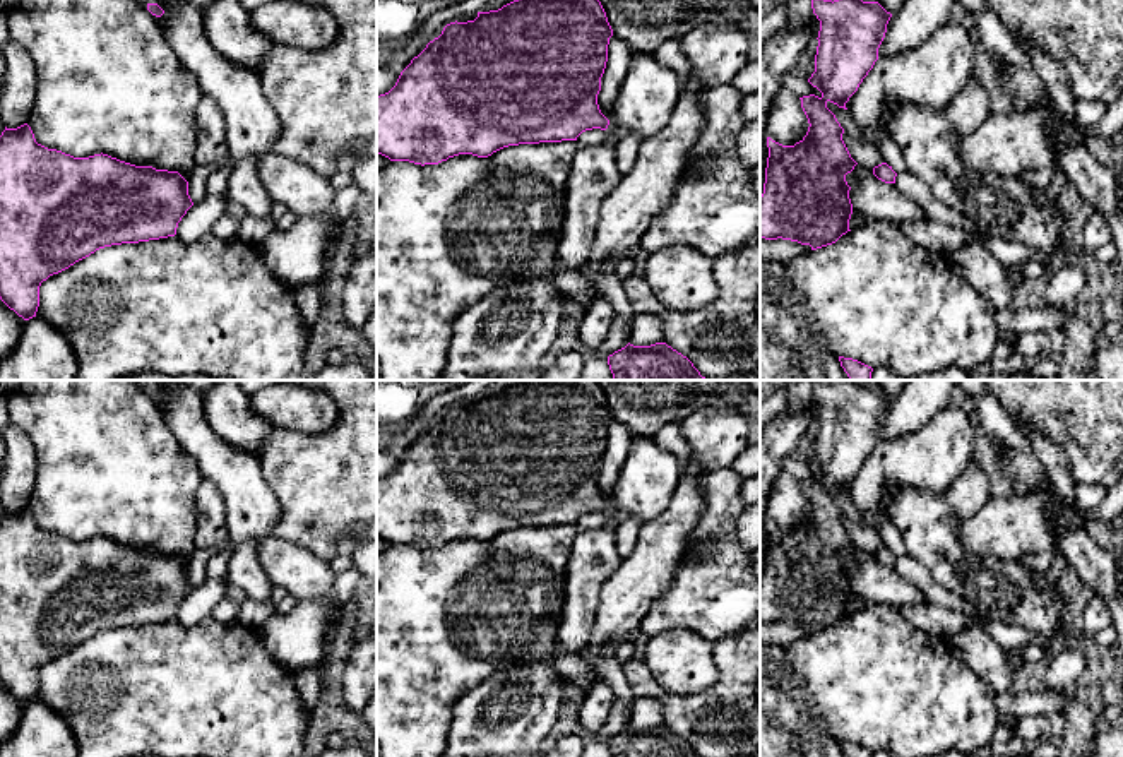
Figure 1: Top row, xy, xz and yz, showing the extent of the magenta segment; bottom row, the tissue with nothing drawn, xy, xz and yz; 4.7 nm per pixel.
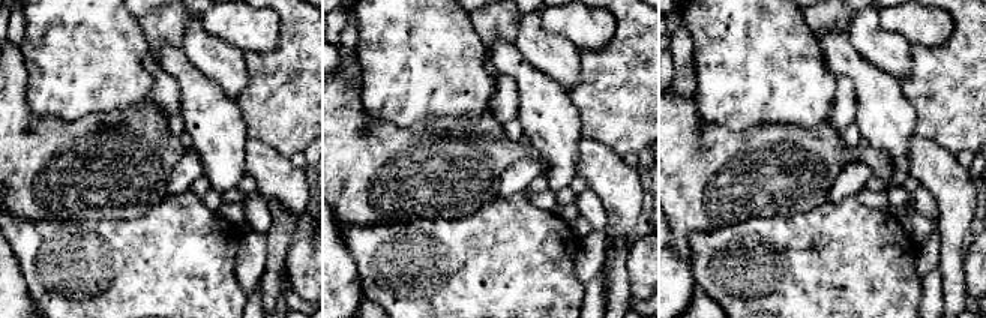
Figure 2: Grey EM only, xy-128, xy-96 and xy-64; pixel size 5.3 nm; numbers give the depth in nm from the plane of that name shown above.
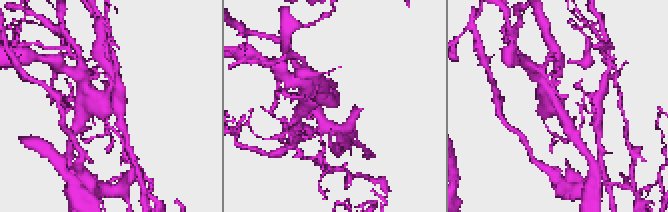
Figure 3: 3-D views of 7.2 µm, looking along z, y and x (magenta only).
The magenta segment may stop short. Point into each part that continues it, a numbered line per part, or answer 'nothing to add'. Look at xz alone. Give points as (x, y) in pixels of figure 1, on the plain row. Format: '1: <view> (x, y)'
1: xz (627, 528)

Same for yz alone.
nothing to add

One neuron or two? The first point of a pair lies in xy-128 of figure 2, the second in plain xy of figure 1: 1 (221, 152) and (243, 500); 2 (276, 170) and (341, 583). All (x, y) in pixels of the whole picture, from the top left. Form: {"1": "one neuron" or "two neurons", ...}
{"1": "one neuron", "2": "two neurons"}

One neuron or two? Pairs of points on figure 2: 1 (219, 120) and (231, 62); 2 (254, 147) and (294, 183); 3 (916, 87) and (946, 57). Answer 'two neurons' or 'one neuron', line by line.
1: two neurons
2: one neuron
3: one neuron

